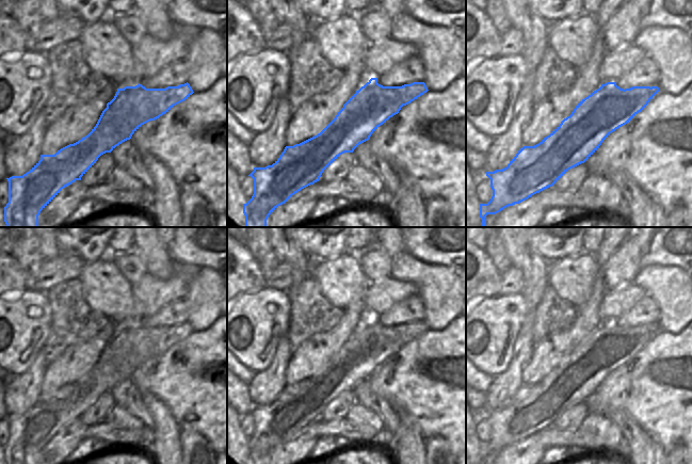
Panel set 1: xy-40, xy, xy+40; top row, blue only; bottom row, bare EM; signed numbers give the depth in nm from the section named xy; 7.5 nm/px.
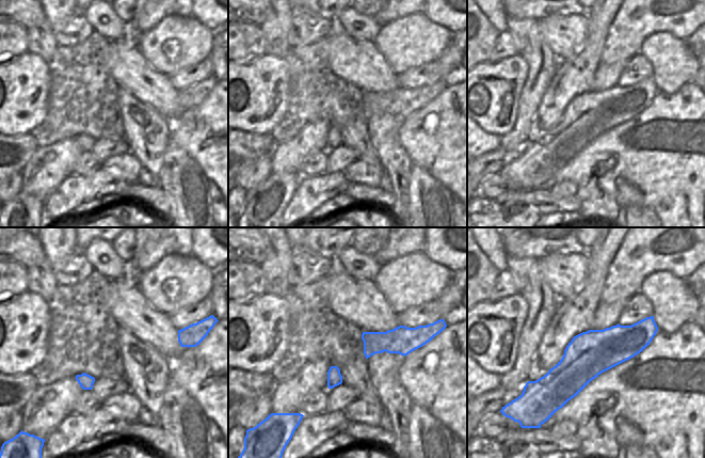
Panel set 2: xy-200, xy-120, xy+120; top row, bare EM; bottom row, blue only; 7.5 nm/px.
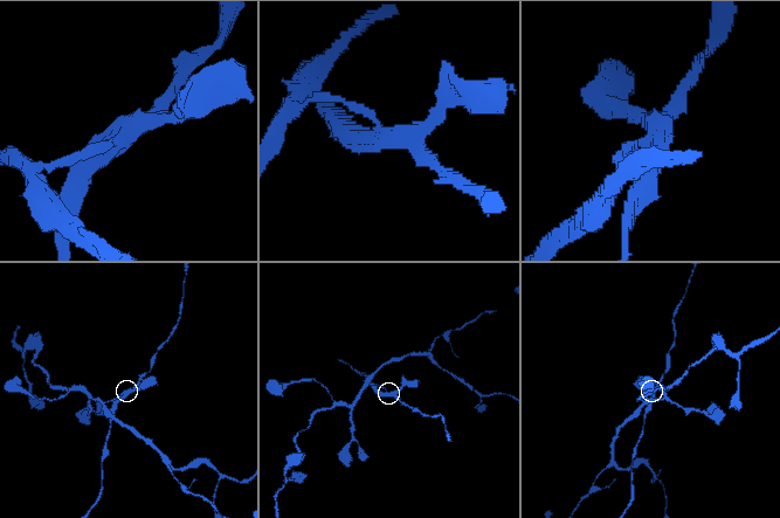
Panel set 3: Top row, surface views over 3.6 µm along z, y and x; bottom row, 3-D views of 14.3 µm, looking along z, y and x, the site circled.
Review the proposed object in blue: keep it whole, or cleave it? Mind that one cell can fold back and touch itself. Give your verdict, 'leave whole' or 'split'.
split

